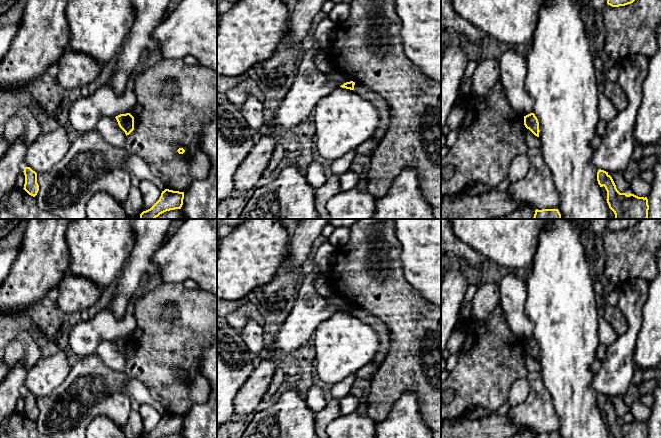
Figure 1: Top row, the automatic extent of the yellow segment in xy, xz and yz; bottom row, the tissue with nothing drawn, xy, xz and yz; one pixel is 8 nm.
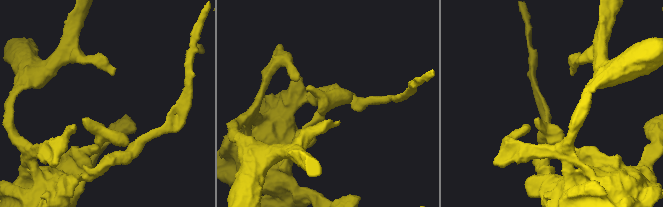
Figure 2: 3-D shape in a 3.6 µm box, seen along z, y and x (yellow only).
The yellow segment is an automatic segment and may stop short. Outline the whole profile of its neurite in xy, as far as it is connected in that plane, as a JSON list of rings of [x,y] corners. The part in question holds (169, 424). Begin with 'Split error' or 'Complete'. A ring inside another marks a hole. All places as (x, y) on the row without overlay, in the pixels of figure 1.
Complete. [[[165,413],[159,424],[148,434],[141,438],[162,438],[166,435],[181,433],[183,429],[184,416]]]

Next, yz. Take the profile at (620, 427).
Complete. [[[599,393],[597,405],[600,411],[607,415],[607,427],[614,438],[648,438],[647,421],[638,421],[634,418],[620,417],[608,396]]]

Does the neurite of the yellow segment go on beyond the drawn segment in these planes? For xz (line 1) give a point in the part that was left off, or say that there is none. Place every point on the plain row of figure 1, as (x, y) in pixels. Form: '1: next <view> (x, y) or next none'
1: next none

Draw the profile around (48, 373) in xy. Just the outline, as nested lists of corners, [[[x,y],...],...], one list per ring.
[[[64,351],[50,356],[41,356],[28,370],[25,390],[36,397],[48,396],[63,383],[70,369]]]

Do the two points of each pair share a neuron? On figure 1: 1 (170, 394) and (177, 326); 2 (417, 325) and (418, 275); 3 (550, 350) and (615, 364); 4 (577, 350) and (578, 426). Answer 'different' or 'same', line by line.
1: same
2: different
3: different
4: same

